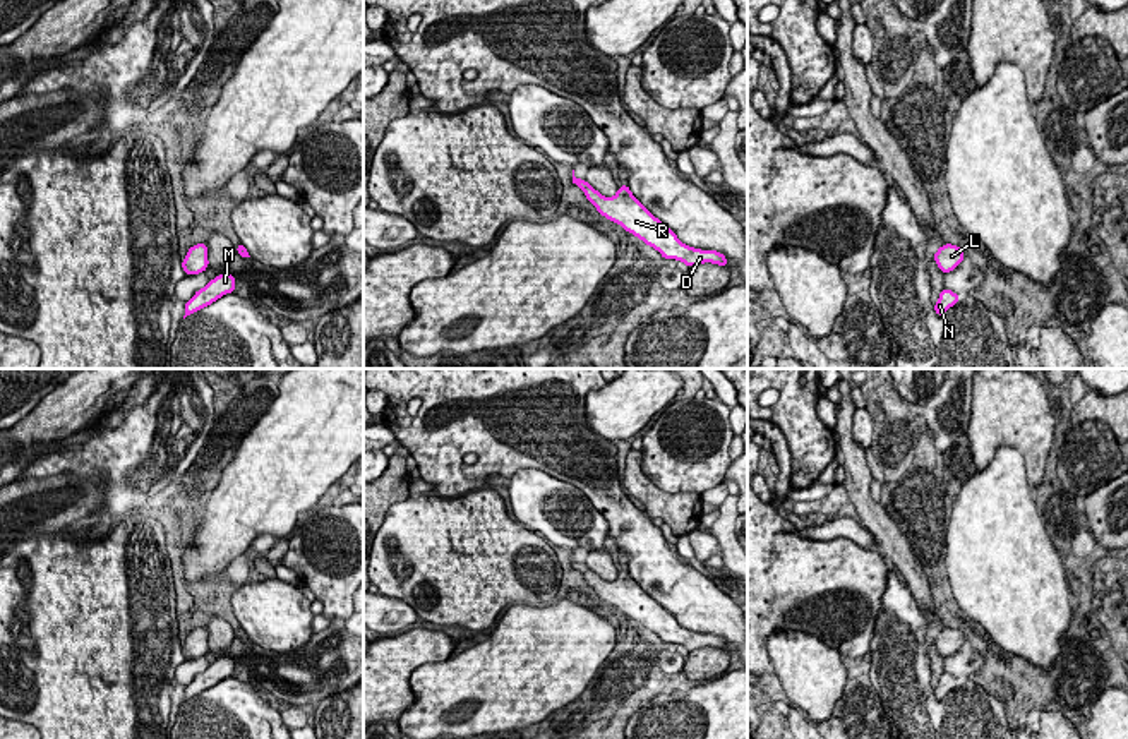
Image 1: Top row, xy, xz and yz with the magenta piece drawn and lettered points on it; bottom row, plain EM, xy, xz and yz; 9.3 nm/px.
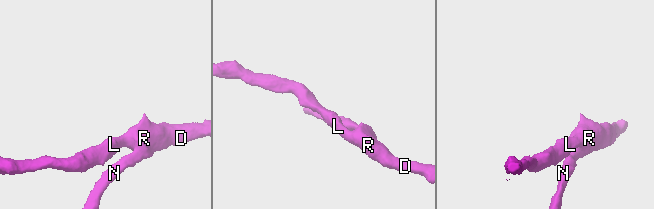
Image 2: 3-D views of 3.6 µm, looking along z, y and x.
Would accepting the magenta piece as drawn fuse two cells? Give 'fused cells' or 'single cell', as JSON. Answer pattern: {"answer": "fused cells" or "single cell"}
{"answer": "single cell"}

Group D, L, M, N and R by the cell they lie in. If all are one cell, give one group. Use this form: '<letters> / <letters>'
D L M N R

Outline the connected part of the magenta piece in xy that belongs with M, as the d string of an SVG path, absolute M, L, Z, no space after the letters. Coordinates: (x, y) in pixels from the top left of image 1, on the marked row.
M230 273L216 276L202 290L197 290L189 302L185 302L183 319L231 291L235 291L235 276Z

